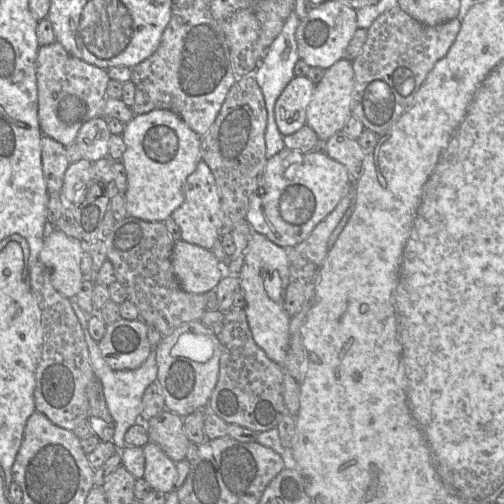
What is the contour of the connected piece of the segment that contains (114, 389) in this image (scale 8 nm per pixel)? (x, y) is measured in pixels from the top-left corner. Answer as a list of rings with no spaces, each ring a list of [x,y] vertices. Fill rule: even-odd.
[[[84,335],[90,356],[92,369],[102,383],[107,408],[115,422],[115,432],[112,442],[118,450],[126,447],[124,436],[126,431],[140,421],[142,397],[146,388],[157,380],[158,366],[156,362],[156,349],[153,349],[147,360],[134,370],[113,370],[103,359],[98,342],[90,335]]]

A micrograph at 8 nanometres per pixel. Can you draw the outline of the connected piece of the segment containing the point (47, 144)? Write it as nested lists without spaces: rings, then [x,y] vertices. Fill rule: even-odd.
[[[43,134],[41,137],[41,160],[47,191],[49,194],[60,193],[64,174],[70,165],[66,147]]]

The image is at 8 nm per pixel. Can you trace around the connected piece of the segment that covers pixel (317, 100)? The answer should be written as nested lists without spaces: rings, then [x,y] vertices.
[[[340,59],[325,70],[322,79],[316,84],[306,111],[306,125],[312,128],[318,138],[327,141],[343,127],[352,116],[354,90],[354,70],[352,62]]]

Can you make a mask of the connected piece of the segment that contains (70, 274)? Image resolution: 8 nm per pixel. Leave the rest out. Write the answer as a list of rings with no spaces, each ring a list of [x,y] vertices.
[[[55,230],[44,239],[38,260],[51,272],[54,289],[64,297],[74,297],[84,281],[81,260],[84,250],[81,241]]]

